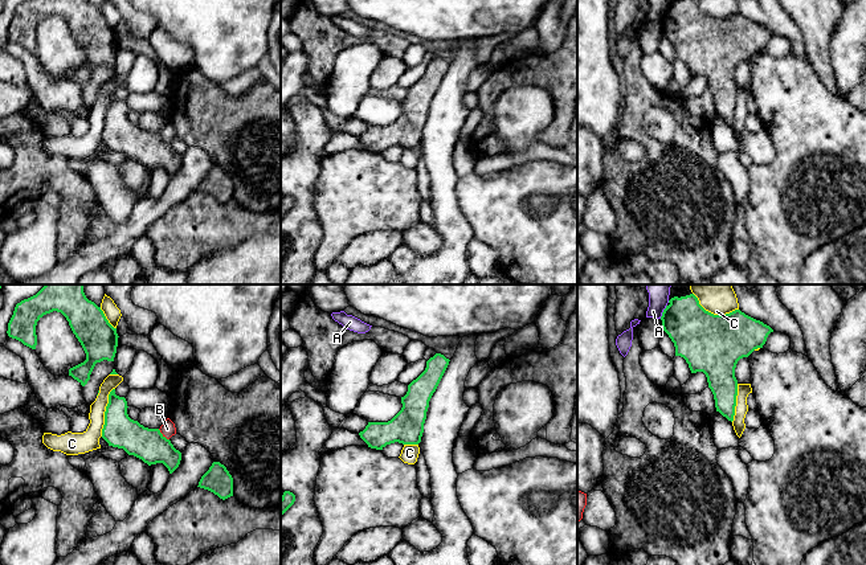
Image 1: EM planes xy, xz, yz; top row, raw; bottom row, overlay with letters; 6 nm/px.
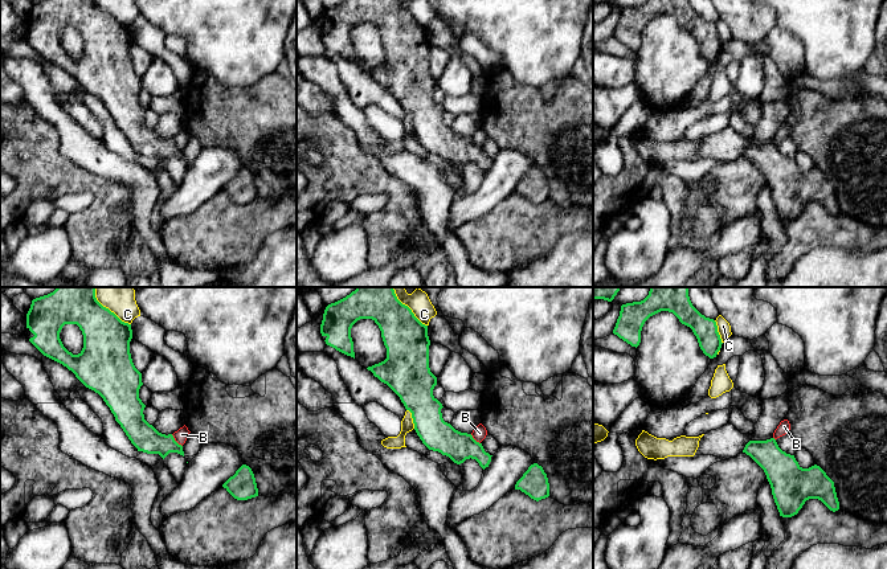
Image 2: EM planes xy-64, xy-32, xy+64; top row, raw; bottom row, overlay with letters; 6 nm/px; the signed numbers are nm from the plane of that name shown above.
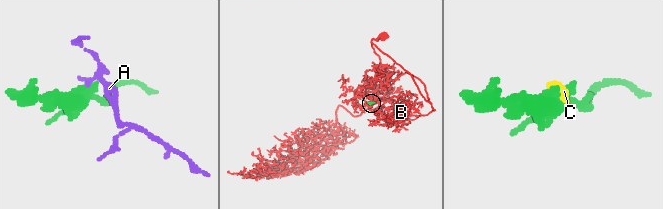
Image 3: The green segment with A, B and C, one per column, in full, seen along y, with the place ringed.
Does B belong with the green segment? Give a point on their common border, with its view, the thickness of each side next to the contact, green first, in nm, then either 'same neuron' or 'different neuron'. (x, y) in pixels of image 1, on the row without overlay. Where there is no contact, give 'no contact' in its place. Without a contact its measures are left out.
meets green in xy at (162, 138); 200 nm thick on the green side, 90 nm on the other; different neuron

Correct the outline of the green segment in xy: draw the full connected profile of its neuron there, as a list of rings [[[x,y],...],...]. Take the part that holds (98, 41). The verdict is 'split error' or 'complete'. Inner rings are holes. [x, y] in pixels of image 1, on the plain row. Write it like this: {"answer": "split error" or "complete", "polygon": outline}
{"answer": "complete", "polygon": [[[30,0],[16,8],[8,26],[8,40],[36,53],[37,25],[53,15],[66,21],[86,57],[83,66],[69,73],[69,79],[85,90],[97,66],[114,65],[119,41],[117,32],[109,26],[101,11],[86,0]]]}

